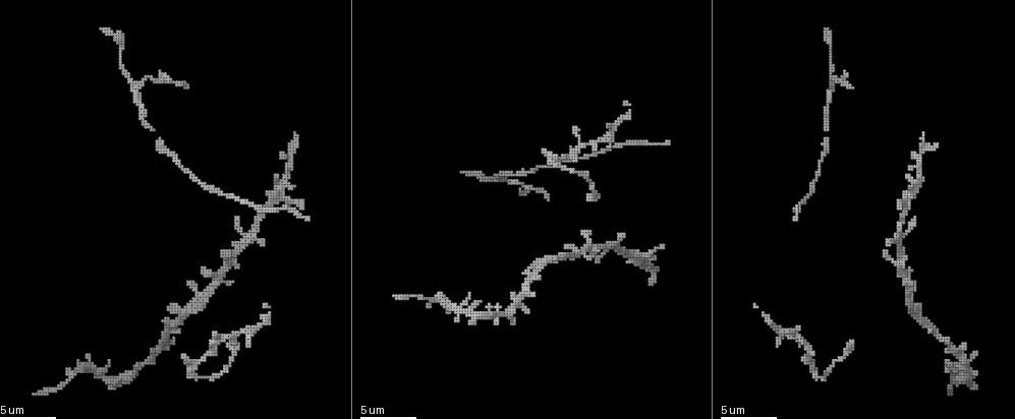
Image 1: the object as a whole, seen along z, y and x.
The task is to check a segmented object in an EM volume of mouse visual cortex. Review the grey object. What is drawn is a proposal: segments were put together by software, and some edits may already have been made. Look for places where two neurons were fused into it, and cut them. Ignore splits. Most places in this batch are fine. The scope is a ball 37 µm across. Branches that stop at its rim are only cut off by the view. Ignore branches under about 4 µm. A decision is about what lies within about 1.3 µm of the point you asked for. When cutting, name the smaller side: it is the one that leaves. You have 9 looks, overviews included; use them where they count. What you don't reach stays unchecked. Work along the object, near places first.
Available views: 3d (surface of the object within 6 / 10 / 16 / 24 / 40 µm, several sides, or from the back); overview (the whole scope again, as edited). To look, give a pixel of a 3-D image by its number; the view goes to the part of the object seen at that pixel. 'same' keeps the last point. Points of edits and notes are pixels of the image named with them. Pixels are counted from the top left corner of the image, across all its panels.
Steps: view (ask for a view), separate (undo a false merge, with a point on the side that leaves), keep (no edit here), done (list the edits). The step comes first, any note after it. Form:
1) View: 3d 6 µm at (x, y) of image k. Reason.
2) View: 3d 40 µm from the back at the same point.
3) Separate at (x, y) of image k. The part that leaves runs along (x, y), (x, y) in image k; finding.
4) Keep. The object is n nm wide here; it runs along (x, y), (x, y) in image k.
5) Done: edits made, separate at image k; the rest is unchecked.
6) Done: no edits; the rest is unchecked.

View: 3d 6 µm at (171, 331) of image 1. A narrow waist.

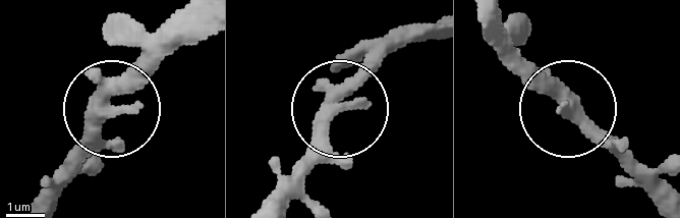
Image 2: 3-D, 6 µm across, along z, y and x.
Keep. It runs along (436, 24), (407, 38), (348, 97), (320, 145), (274, 191) in image 2; all the same neuron.

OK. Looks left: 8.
View: 3d 10 µm at (204, 302) of image 1.

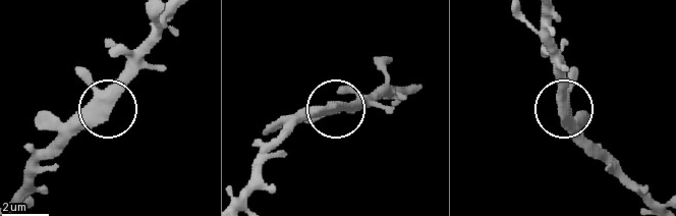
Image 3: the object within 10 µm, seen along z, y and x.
View: 3d 6 µm at (334, 108) of image 3.

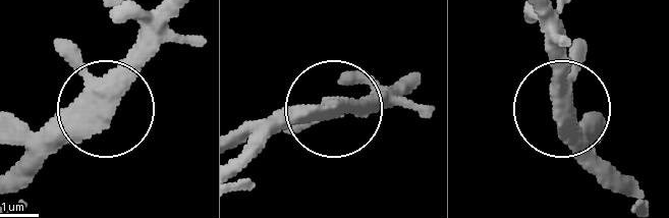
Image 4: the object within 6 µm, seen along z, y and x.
Keep. The object is 470 nm wide here; continuous, no second neuron.

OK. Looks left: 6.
View: 3d 16 µm at (902, 239) of image 1. Two arms in line, one across.

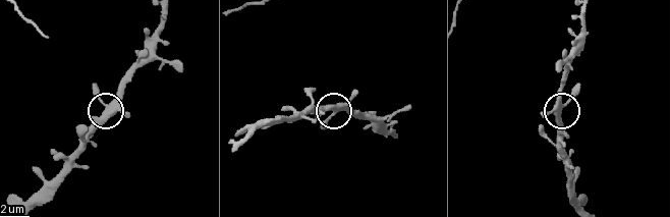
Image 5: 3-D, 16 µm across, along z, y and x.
View: 3d 16 µm from the back at (560, 114) of image 5. Other side.

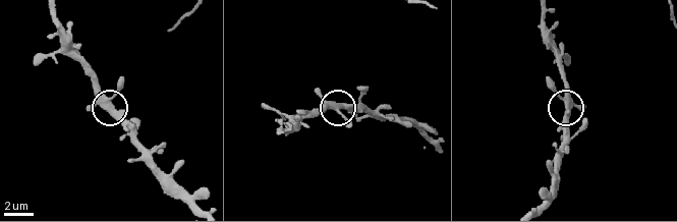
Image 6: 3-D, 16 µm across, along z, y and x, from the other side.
Keep. 3 arms meet here; all the same neuron.

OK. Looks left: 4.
View: 3d 10 µm at (532, 171) of image 1. Sudden change in width.

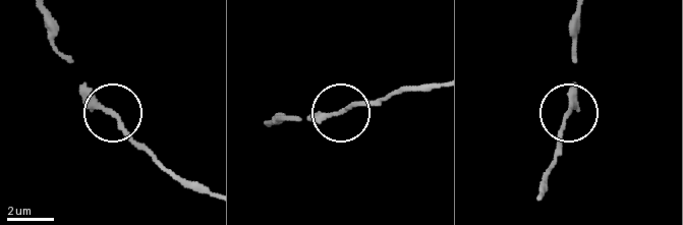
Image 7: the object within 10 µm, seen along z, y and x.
View: 3d 10 µm from the back at (116, 116) of image 7.

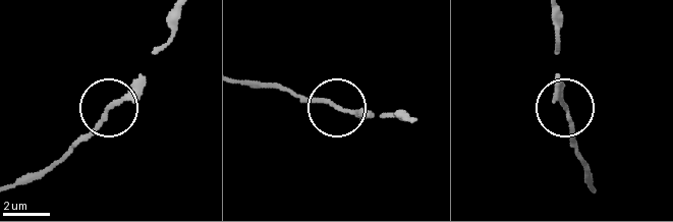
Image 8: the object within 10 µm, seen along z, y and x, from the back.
Keep. All the same neuron.

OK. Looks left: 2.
Done: no edits; the rest is unchecked.

